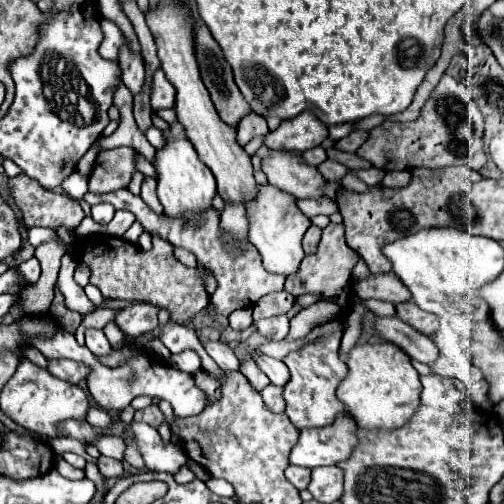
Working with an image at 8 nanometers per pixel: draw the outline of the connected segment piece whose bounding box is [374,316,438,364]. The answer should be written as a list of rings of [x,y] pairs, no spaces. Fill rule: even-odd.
[[[378,316],[374,320],[374,328],[380,334],[380,338],[396,344],[402,352],[406,352],[410,358],[418,362],[428,364],[434,362],[438,356],[438,348],[428,336],[420,334],[396,316]]]

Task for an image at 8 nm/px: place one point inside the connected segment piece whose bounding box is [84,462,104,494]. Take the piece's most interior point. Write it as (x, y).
(91, 469)

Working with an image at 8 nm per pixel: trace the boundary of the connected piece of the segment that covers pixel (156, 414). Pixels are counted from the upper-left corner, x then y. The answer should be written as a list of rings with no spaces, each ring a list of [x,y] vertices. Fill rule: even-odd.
[[[152,404],[152,406],[144,408],[144,410],[138,410],[136,416],[134,416],[134,422],[146,422],[152,428],[158,428],[164,422],[164,414],[160,412],[160,408],[156,404]]]

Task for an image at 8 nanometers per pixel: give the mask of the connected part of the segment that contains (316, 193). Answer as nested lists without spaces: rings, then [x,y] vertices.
[[[272,152],[270,158],[262,160],[262,170],[268,176],[268,184],[298,200],[324,196],[326,180],[302,156]]]

